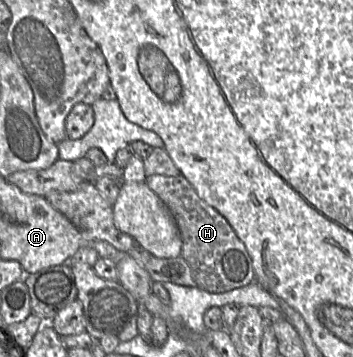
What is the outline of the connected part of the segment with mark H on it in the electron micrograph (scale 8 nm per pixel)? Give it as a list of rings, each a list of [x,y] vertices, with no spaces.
[[[182,175],[147,176],[145,183],[169,208],[182,238],[181,256],[189,264],[200,289],[225,293],[249,285],[256,280],[252,259],[227,219],[202,200],[191,183]]]

